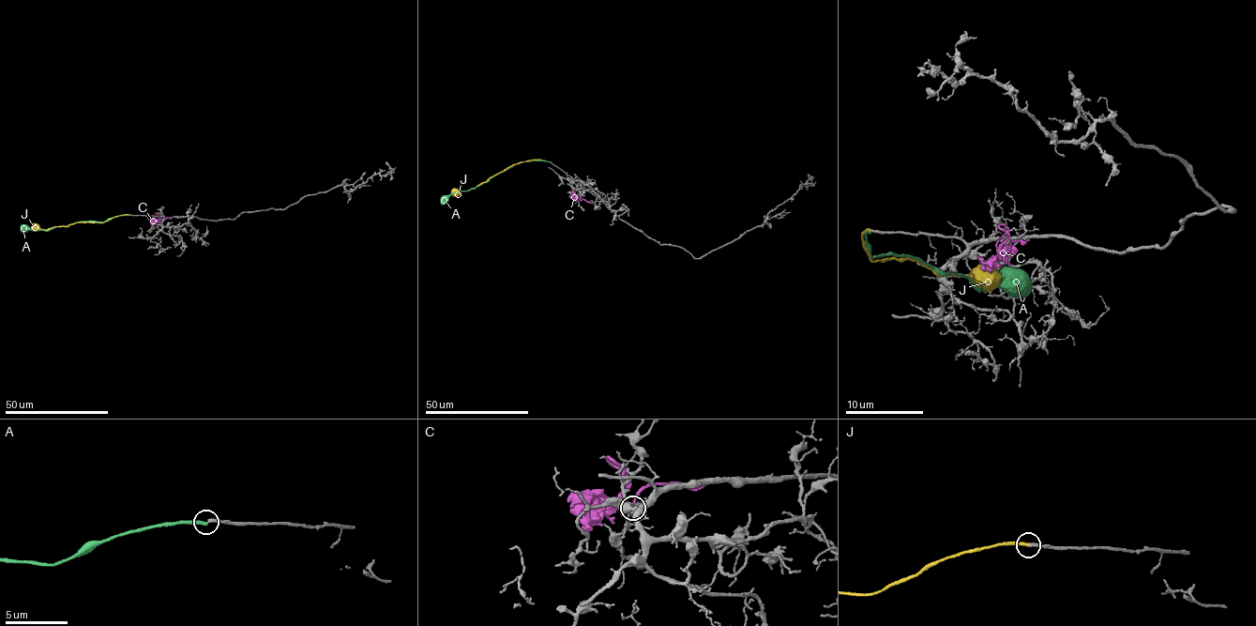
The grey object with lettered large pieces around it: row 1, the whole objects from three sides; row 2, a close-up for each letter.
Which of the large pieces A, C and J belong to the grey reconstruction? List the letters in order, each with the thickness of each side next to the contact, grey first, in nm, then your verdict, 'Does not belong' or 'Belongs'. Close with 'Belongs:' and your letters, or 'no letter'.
A: Thickness 200 nm (grey) against 240 nm. Does not belong
C: Thickness 110 nm (grey) against 200 nm. Does not belong
J: Thickness 200 nm (grey) against 240 nm. Belongs
Belongs: J

